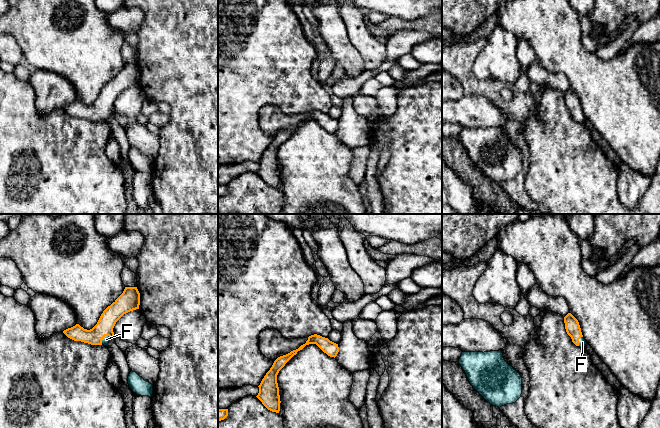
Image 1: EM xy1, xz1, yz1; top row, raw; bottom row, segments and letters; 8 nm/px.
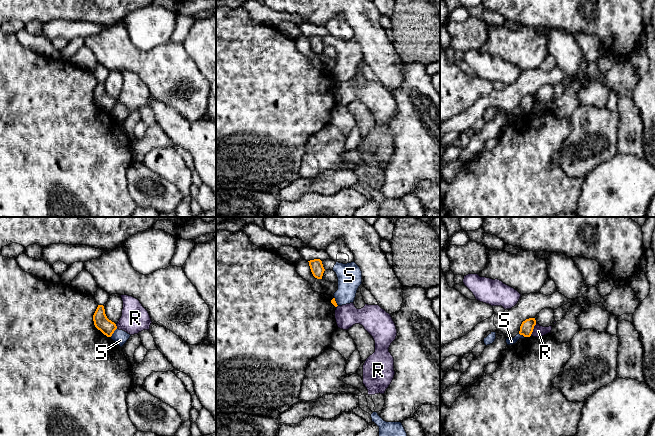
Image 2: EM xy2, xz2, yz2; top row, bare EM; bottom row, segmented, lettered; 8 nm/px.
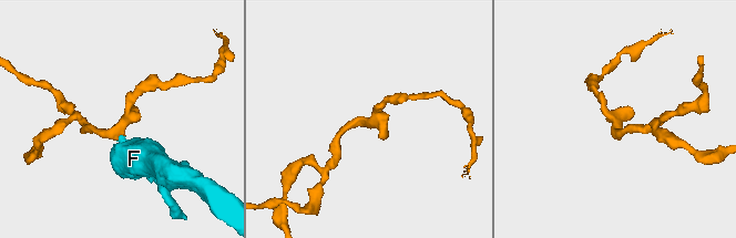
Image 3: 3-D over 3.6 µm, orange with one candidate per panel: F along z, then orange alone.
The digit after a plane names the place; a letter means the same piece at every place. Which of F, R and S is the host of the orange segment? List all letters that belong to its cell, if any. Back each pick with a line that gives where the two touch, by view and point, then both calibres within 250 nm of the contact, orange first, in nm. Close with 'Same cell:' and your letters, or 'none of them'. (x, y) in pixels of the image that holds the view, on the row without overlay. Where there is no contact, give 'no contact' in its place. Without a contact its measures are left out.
F: xy1 (104, 112) | 140/60 nm
Same cell: F

